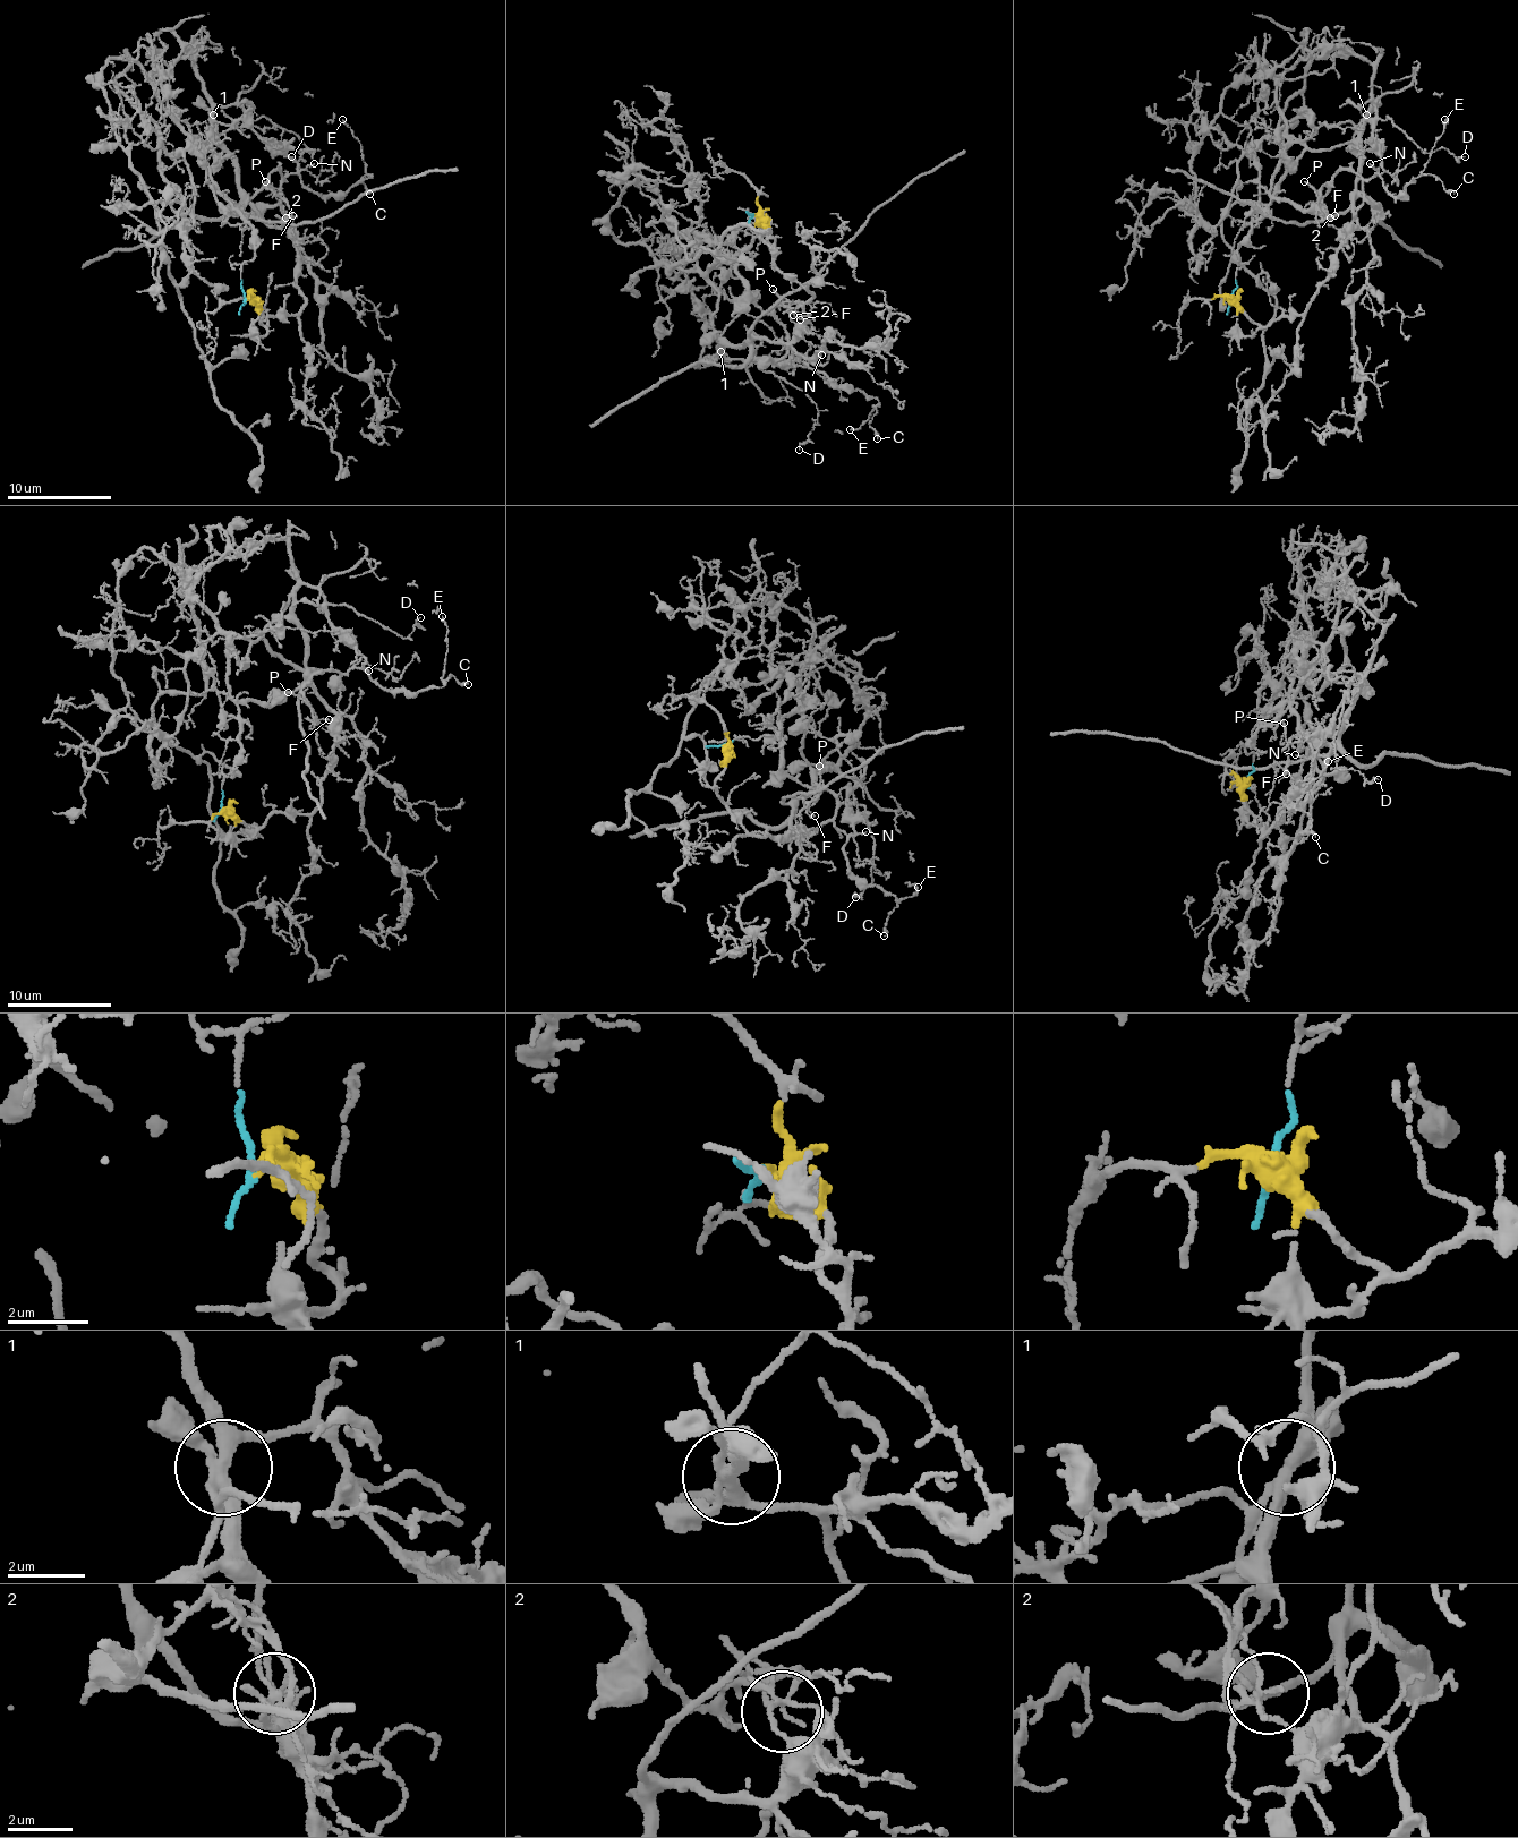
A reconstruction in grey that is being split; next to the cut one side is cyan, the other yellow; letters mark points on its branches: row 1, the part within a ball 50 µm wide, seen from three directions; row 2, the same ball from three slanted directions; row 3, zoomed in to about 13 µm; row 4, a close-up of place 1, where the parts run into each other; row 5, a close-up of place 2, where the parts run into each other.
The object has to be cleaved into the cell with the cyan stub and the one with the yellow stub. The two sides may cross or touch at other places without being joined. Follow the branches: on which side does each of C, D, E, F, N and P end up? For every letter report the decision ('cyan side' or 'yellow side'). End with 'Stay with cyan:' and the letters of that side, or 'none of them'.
C: cyan side
D: yellow side
E: cyan side
F: yellow side
N: cyan side
P: cyan side
Stay with cyan: C, E, N, P

